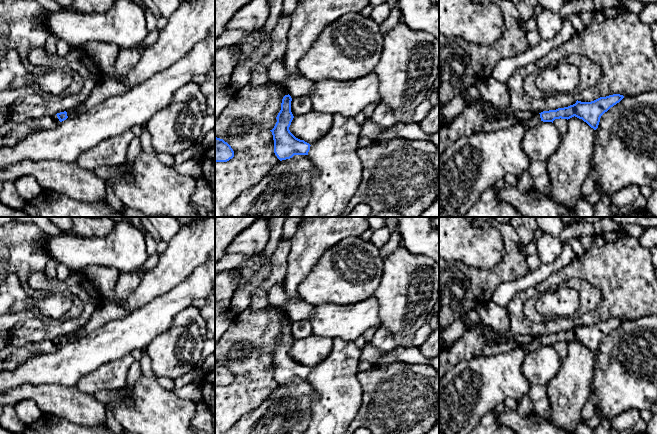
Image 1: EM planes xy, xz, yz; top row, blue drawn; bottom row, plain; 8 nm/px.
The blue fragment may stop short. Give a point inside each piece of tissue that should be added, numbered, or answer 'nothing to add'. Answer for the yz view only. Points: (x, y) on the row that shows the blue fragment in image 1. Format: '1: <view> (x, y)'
1: yz (478, 118)

